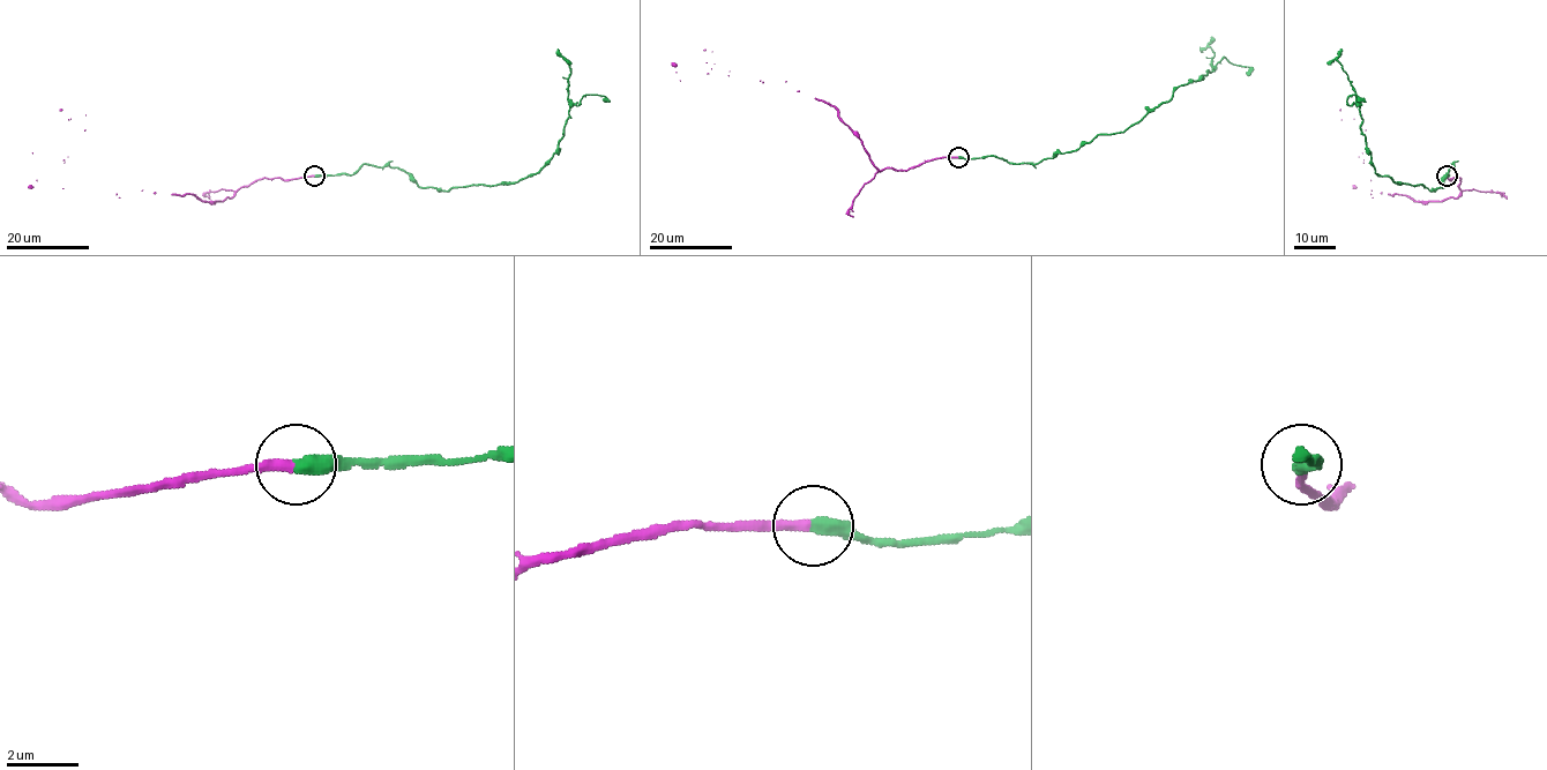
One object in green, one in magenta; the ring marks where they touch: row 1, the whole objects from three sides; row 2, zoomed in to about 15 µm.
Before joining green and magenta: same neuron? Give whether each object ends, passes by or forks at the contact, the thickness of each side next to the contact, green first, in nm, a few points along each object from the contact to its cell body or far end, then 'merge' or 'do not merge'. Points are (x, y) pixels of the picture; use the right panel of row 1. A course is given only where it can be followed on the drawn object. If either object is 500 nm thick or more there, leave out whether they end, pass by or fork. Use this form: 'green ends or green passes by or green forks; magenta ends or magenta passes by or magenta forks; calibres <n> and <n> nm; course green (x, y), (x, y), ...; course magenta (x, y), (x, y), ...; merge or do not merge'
green ends; magenta ends; calibres 440 and 280 nm; course green (1447, 176), (1454, 165), (1443, 187), (1433, 191), (1375, 172), (1359, 102), (1337, 60), (1342, 49); course magenta (1447, 176), (1460, 179), (1456, 197), (1414, 201), (1406, 195), (1372, 191), (1372, 197), (1366, 129), (1339, 110); merge

